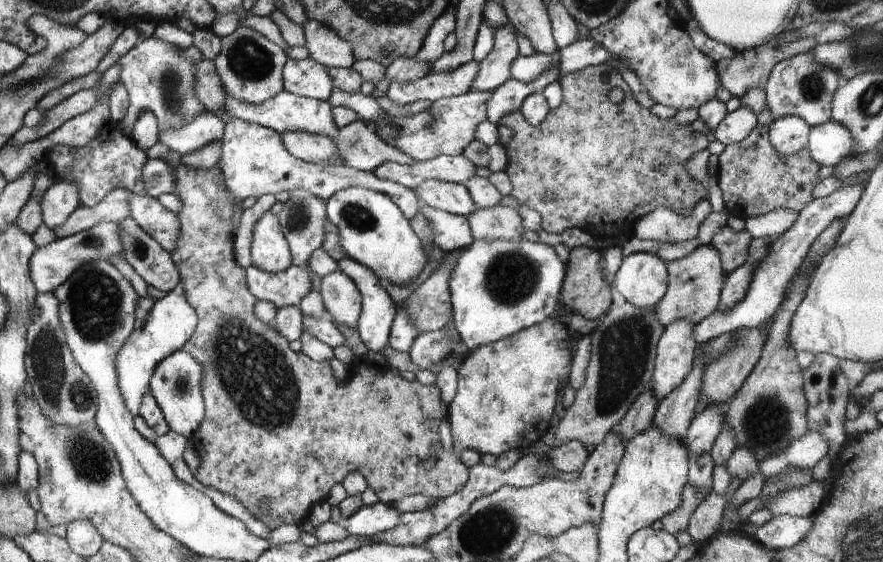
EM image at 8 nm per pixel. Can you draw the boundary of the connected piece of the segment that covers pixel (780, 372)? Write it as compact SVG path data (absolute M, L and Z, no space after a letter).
M804 271L791 278L785 299L769 328L760 360L724 406L722 430L730 429L734 433L737 446L751 450L758 462L784 451L791 442L802 438L811 430L807 419L808 402L802 388L802 368L799 366L798 354L789 347L788 338L790 323L805 297L809 282L809 276Z

